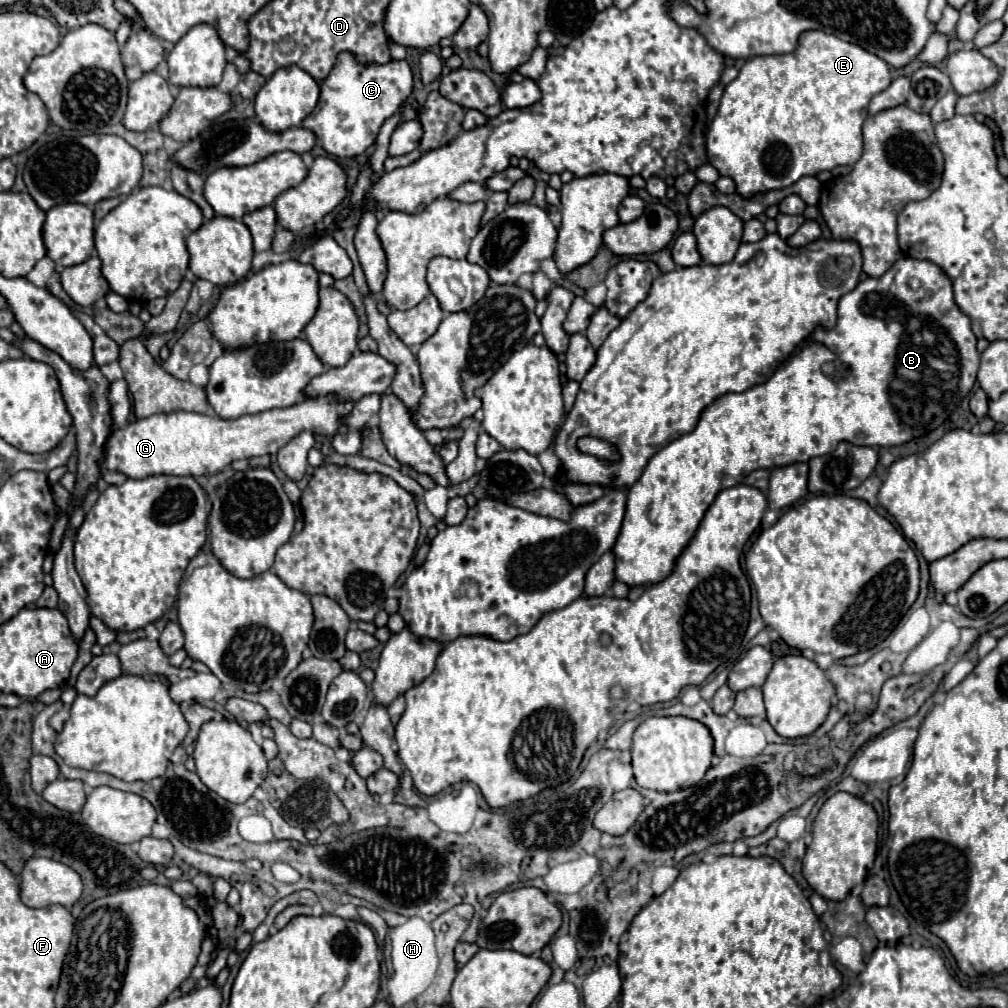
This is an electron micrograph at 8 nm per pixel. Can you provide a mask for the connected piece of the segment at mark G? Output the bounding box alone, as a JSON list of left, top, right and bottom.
[104,394,356,478]

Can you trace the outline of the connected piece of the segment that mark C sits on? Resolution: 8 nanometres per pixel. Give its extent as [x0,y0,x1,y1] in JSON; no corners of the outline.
[302,54,414,158]

